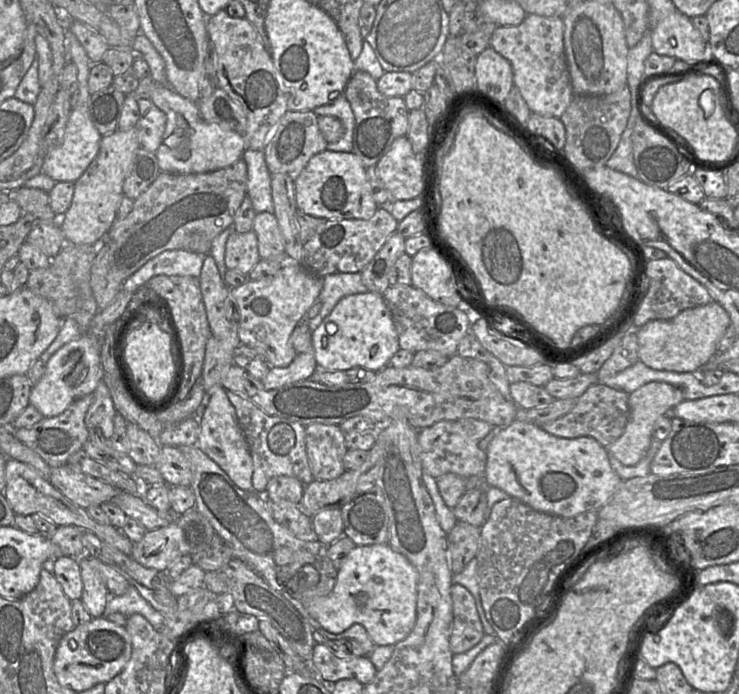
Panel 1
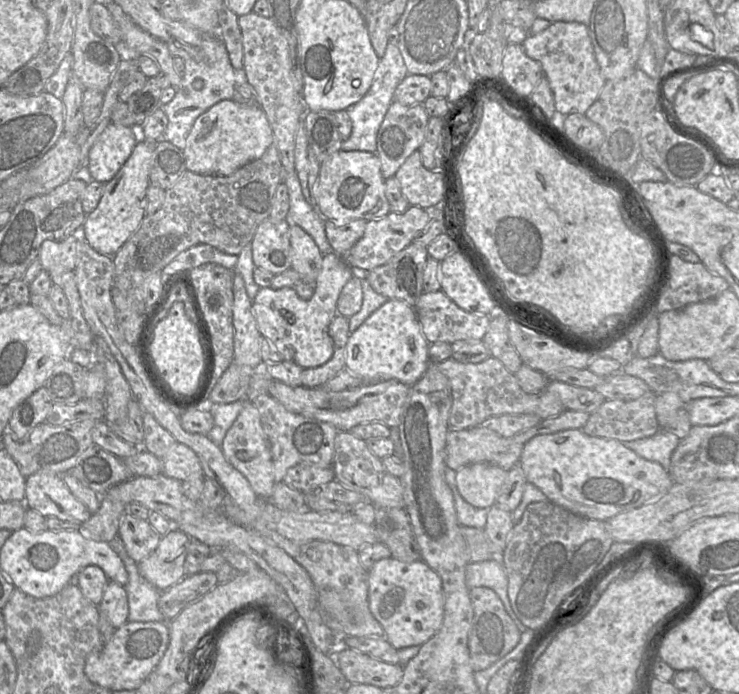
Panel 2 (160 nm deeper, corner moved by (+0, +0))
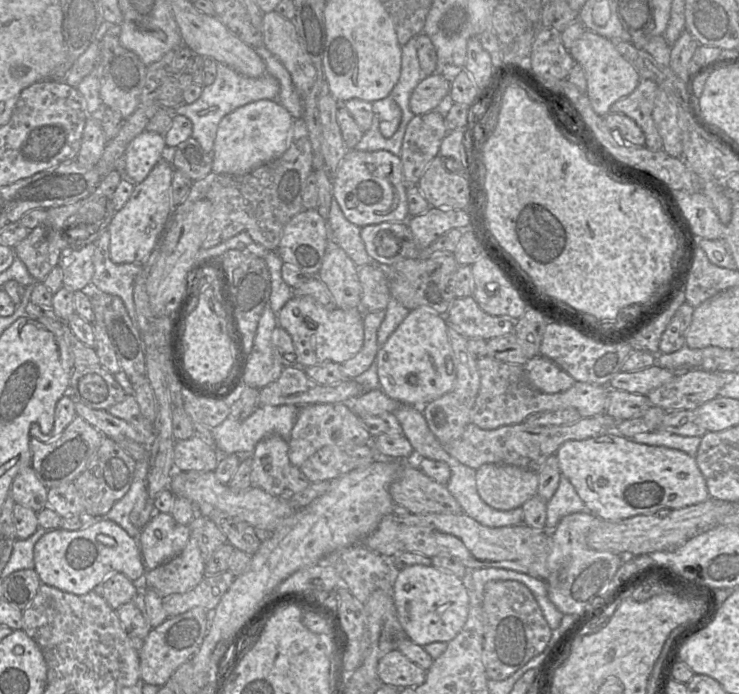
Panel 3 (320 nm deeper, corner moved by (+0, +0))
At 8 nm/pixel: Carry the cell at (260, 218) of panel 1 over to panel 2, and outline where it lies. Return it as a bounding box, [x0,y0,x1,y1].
[289,224,324,284]

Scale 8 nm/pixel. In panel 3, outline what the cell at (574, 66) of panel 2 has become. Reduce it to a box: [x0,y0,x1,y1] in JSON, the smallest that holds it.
[568,30,641,116]

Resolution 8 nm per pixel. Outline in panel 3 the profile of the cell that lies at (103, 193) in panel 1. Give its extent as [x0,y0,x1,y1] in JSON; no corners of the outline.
[105,148,175,263]

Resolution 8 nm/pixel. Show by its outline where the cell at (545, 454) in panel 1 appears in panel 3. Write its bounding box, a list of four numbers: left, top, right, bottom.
[554,433,710,521]

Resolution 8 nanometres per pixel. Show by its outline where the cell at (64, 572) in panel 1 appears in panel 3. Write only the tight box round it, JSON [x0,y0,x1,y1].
[94,573,140,610]

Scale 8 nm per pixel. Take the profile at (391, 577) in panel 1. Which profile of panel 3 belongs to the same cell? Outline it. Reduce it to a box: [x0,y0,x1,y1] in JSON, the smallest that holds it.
[393,565,469,647]

